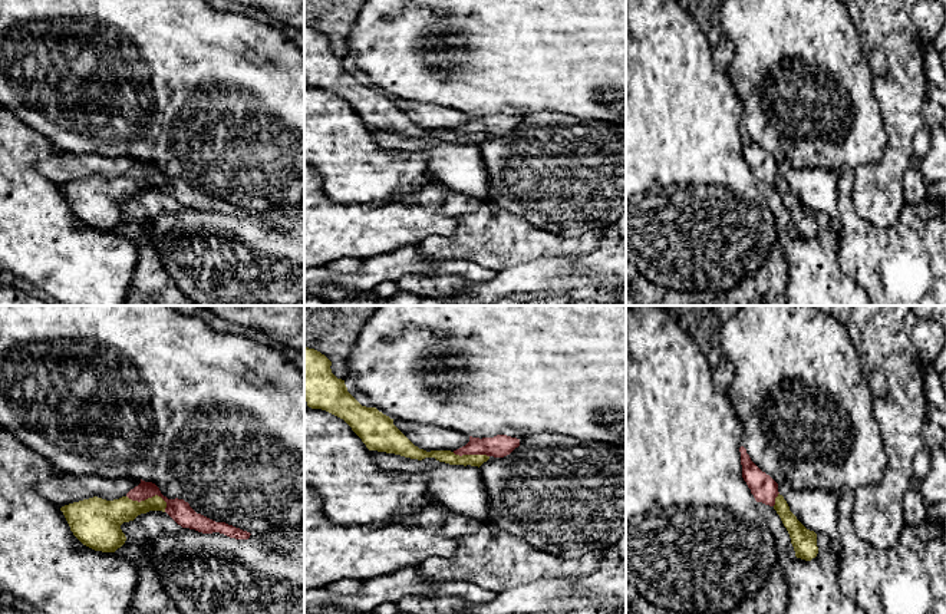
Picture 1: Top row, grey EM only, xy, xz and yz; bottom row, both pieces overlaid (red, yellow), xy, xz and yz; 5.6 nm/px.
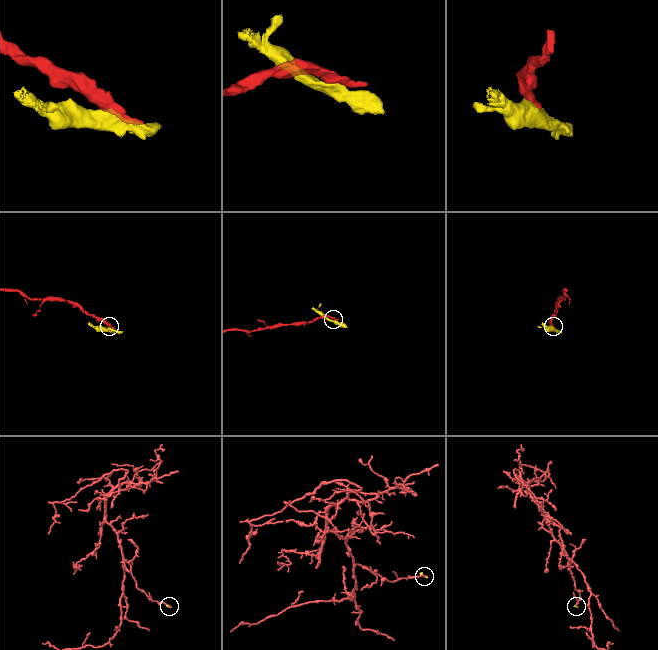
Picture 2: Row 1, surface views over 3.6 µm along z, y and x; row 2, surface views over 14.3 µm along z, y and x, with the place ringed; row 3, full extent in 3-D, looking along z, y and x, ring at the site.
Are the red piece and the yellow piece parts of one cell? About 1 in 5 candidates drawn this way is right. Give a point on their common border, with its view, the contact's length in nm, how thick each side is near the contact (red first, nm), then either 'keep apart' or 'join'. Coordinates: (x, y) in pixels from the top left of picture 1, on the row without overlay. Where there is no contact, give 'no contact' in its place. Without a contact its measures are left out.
meets red in xy at (151, 175); contact 240 nm long; 120 nm thick on the red side, 160 nm on the other; keep apart

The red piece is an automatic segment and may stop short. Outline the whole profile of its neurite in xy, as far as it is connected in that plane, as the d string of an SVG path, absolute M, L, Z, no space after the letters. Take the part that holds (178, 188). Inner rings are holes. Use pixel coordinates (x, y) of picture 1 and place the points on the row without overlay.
M141 158L141 162L126 172L129 178L138 181L155 174L161 175L167 181L165 191L182 207L195 208L202 212L220 211L235 218L248 218L251 214L250 211L225 201L215 201L201 192L197 192L184 178L168 178L152 161L145 161Z

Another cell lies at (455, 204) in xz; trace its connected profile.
M452 192L442 201L442 214L458 218L462 214L469 214L478 209L481 204L482 199L475 195L468 195L464 192Z

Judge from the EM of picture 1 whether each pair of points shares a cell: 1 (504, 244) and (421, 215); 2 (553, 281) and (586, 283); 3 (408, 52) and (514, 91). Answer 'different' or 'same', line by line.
1: different
2: same
3: same

